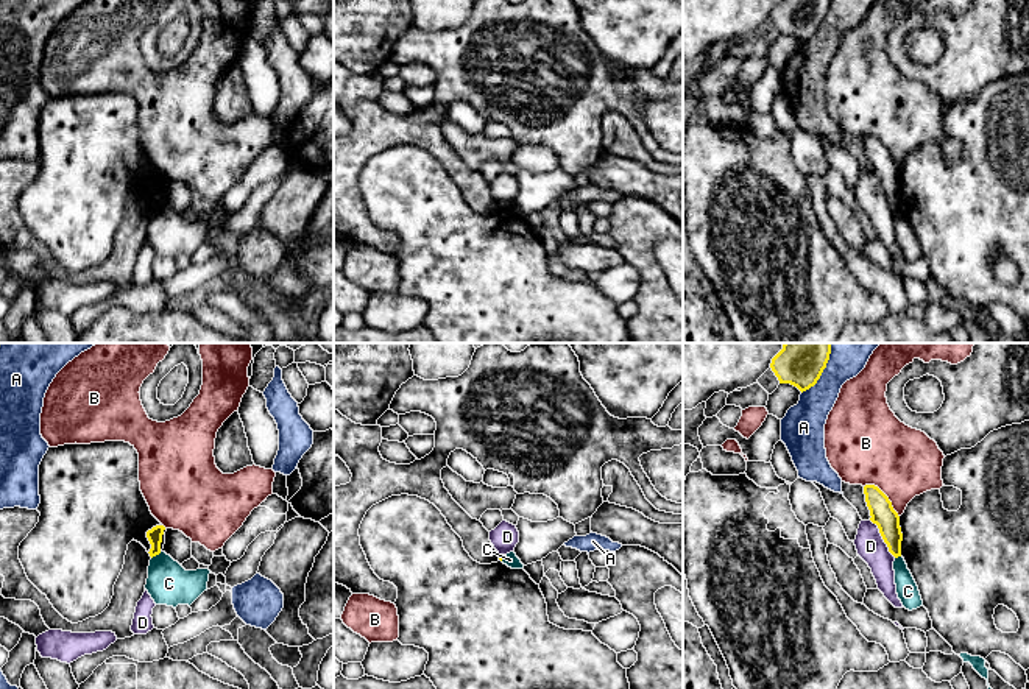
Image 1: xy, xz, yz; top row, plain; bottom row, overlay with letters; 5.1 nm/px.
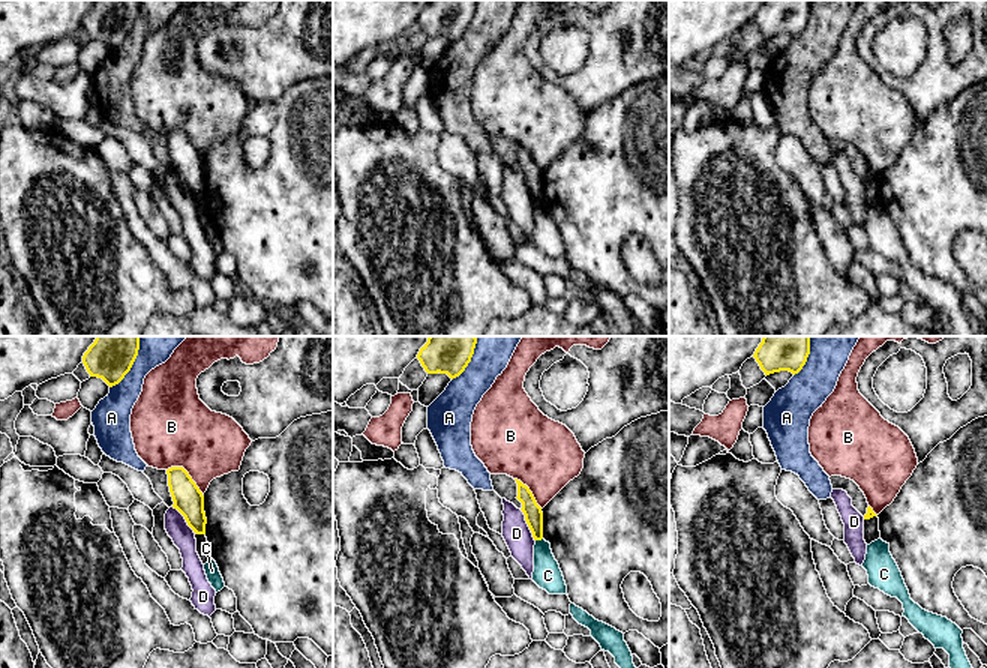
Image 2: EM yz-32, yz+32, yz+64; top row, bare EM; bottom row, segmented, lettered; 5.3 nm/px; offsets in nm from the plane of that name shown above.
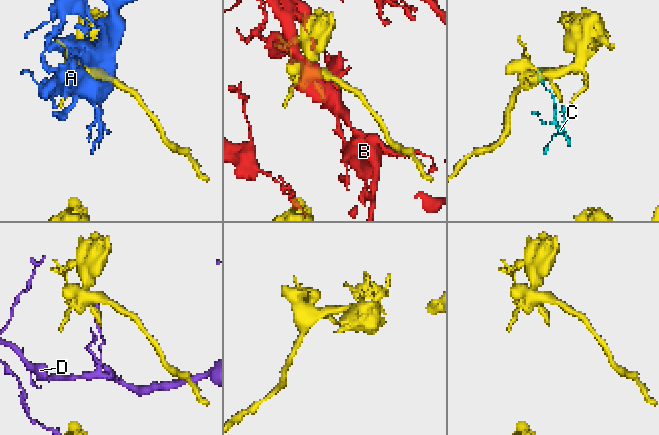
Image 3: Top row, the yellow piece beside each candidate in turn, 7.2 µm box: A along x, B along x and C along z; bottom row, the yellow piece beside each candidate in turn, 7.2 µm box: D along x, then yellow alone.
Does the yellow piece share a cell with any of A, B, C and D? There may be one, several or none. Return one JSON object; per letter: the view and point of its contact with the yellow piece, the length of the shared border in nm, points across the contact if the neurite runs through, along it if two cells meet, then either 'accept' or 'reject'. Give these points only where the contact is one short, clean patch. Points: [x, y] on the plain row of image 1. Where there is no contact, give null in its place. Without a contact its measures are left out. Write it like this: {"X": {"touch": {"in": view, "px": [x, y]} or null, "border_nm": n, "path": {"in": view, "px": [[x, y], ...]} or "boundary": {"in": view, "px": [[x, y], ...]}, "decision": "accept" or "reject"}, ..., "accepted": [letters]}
{"A": {"touch": {"in": "yz", "px": [822, 22]}, "border_nm": 280, "decision": "reject"}, "B": {"touch": {"in": "yz", "px": [886, 147]}, "border_nm": 240, "decision": "reject"}, "C": {"touch": {"in": "xy", "px": [156, 204]}, "border_nm": 70, "boundary": {"in": "xy", "px": [[161, 203], [152, 209]]}, "decision": "reject"}, "D": {"touch": {"in": "yz", "px": [883, 189]}, "border_nm": 240, "decision": "reject"}, "accepted": []}

